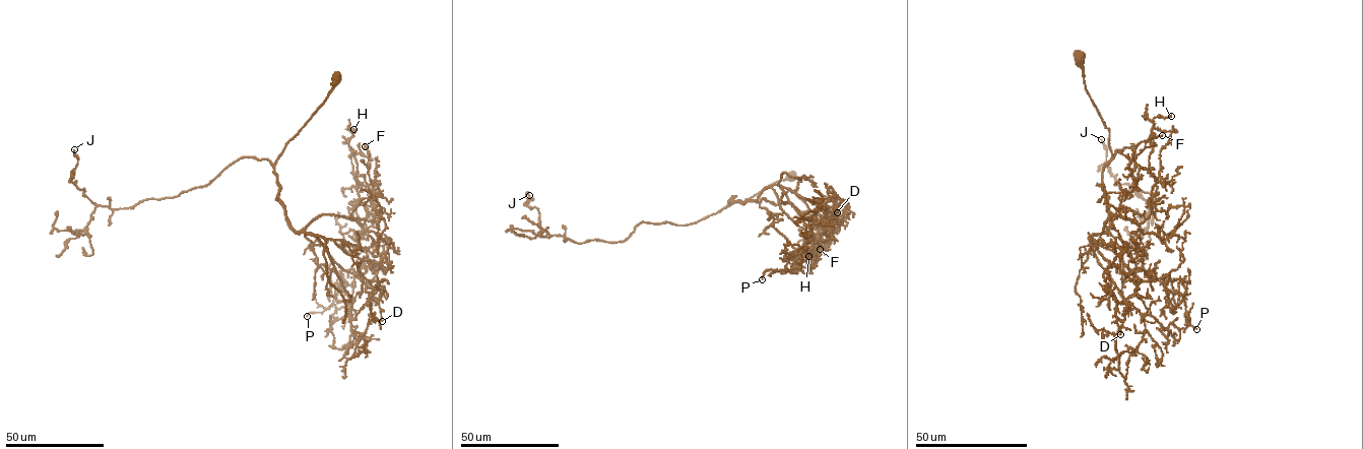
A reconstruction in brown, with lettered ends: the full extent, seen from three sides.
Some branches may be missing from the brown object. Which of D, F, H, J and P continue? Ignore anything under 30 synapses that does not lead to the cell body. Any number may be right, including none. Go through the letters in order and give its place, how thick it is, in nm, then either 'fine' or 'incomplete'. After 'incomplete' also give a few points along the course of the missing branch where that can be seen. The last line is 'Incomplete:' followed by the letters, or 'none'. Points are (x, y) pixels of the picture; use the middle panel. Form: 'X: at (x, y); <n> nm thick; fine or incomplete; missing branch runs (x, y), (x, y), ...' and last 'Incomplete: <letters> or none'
D: at (837, 212); 150 nm thick; fine
F: at (820, 249); 160 nm thick; fine
H: at (808, 256); 110 nm thick; fine
J: at (529, 195); 140 nm thick; fine
P: at (762, 279); 80 nm thick; fine
Incomplete: none

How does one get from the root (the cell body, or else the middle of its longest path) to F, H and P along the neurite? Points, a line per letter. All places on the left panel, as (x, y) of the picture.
F: (336, 78), (273, 167), (276, 197), (294, 230), (301, 232), (322, 214), (348, 216), (374, 194), (365, 146)
H: (336, 78), (273, 167), (276, 197), (296, 232), (322, 214), (365, 222), (348, 146), (353, 129)
P: (336, 78), (273, 167), (289, 226), (305, 231), (318, 266), (347, 283), (331, 306), (307, 316)

